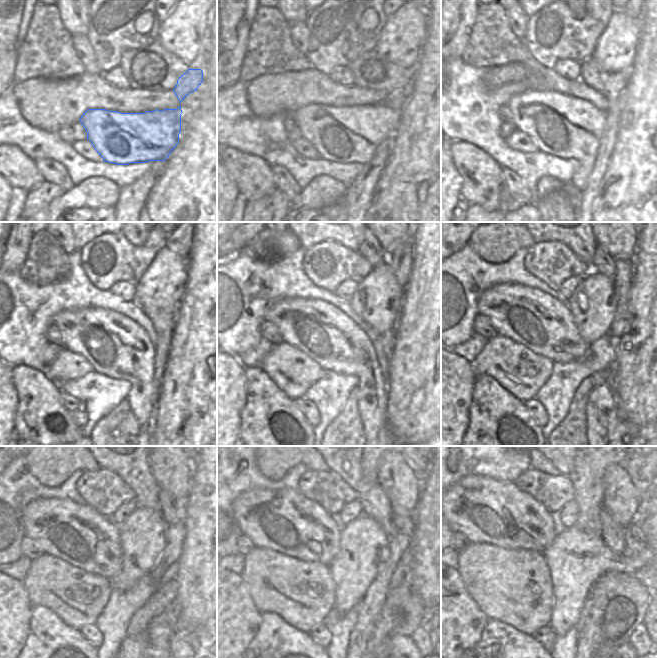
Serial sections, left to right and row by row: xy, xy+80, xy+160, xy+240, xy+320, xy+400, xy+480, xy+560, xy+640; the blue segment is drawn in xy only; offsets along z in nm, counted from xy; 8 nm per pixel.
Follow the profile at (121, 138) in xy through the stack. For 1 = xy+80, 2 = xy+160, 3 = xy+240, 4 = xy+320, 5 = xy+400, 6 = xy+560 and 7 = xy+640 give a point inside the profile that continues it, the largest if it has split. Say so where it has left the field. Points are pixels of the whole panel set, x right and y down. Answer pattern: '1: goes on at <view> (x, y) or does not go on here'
1: goes on at xy+80 (341, 134)
2: goes on at xy+160 (568, 127)
3: goes on at xy+240 (117, 347)
4: goes on at xy+320 (323, 332)
5: goes on at xy+400 (544, 325)
6: goes on at xy+560 (285, 521)
7: goes on at xy+640 (484, 510)

